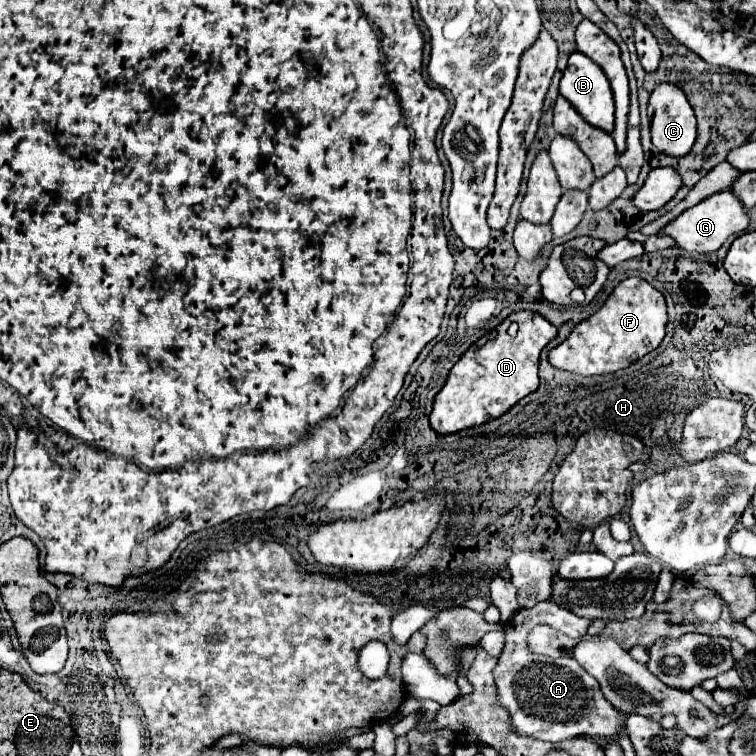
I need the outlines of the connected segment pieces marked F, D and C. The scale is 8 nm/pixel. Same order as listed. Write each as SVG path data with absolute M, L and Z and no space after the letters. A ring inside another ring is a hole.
M625 278L591 318L579 322L569 338L549 352L549 362L559 370L583 376L609 374L655 350L665 338L667 304L663 294L643 278Z
M511 312L495 330L479 338L451 368L445 386L435 396L433 410L429 414L431 428L437 434L449 434L505 414L515 402L537 390L539 354L555 336L557 328L537 312ZM511 322L519 324L515 338L507 334Z
M657 86L649 98L649 116L651 116L651 142L659 152L675 158L681 158L691 152L697 138L695 114L681 88Z

